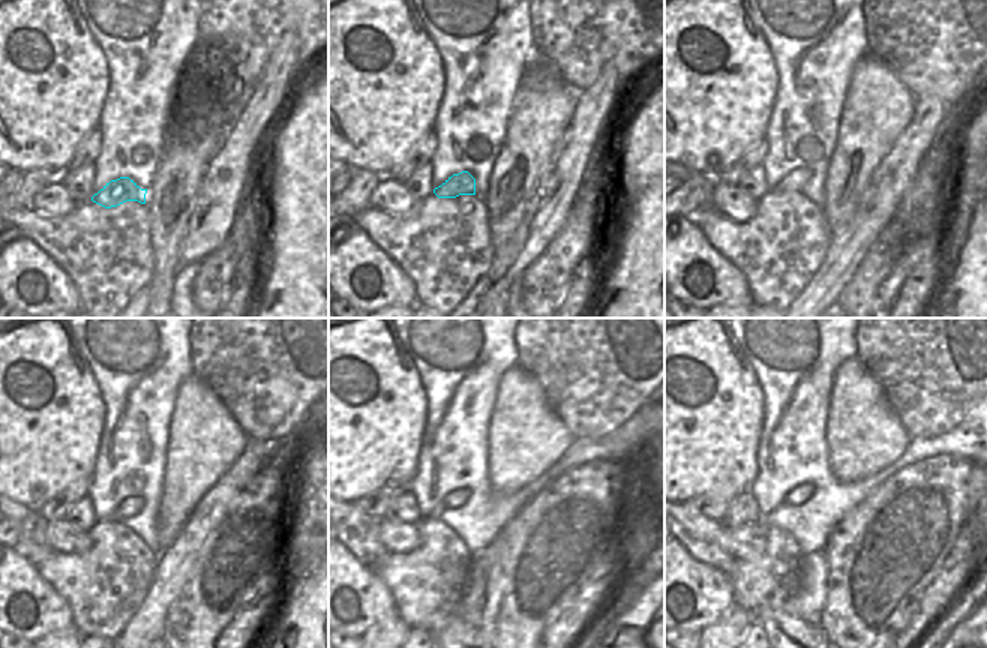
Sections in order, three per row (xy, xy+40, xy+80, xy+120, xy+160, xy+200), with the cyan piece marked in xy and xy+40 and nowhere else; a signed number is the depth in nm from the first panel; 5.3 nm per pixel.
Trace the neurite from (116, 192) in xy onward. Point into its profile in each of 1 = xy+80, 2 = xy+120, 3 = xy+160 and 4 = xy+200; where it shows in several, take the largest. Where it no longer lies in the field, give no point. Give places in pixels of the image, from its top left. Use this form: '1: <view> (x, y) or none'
1: xy+80 (798, 177)
2: xy+120 (129, 507)
3: xy+160 (456, 498)
4: xy+200 (801, 494)

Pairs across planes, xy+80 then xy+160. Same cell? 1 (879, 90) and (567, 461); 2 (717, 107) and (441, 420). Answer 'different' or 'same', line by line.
1: different
2: different

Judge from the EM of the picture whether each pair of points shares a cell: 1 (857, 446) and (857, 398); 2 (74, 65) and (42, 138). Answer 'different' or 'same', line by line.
1: same
2: same

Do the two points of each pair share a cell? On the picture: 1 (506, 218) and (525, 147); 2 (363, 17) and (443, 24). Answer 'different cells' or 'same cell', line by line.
1: same cell
2: different cells

